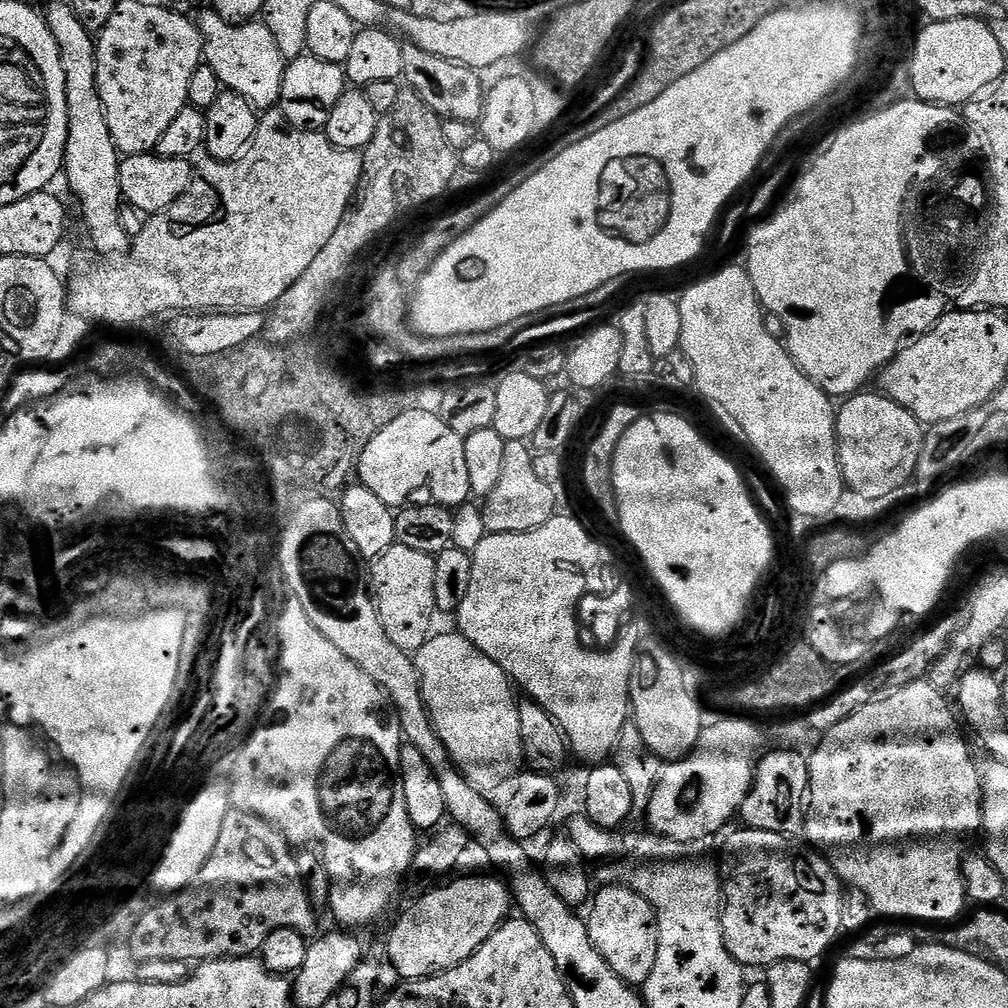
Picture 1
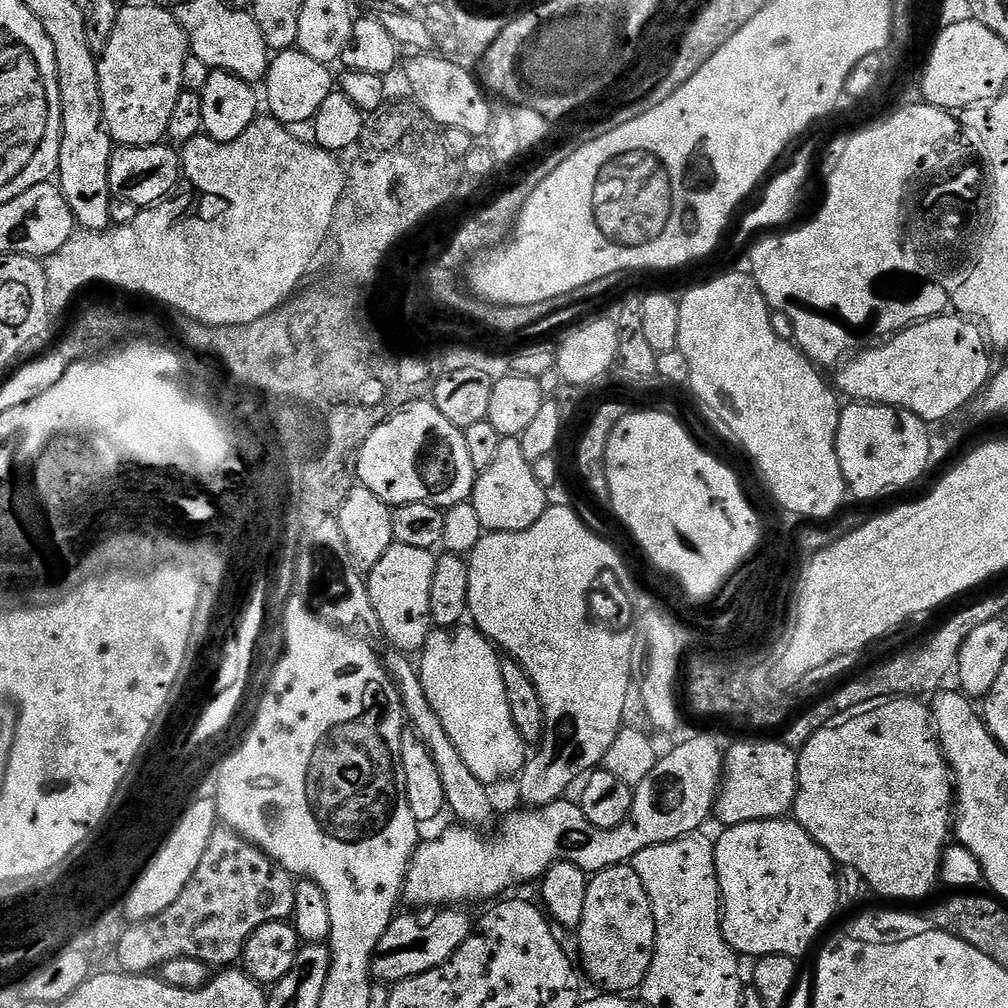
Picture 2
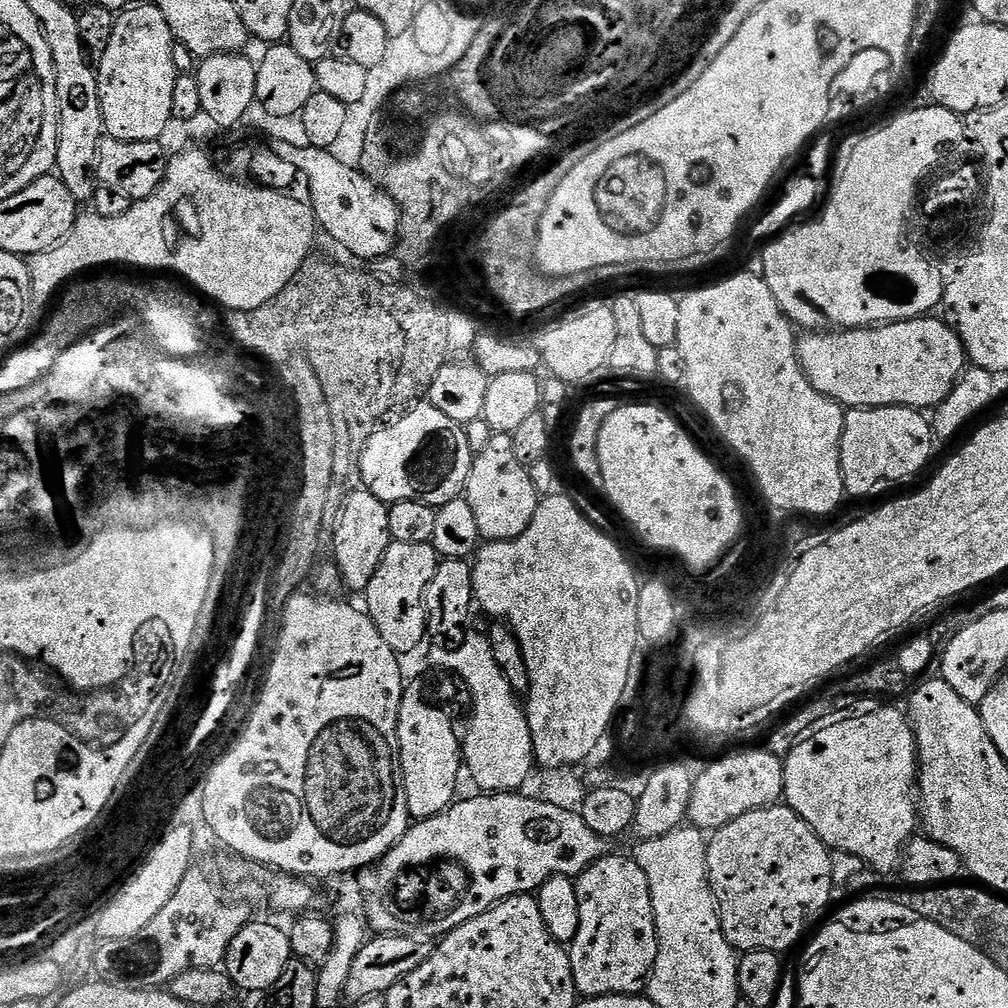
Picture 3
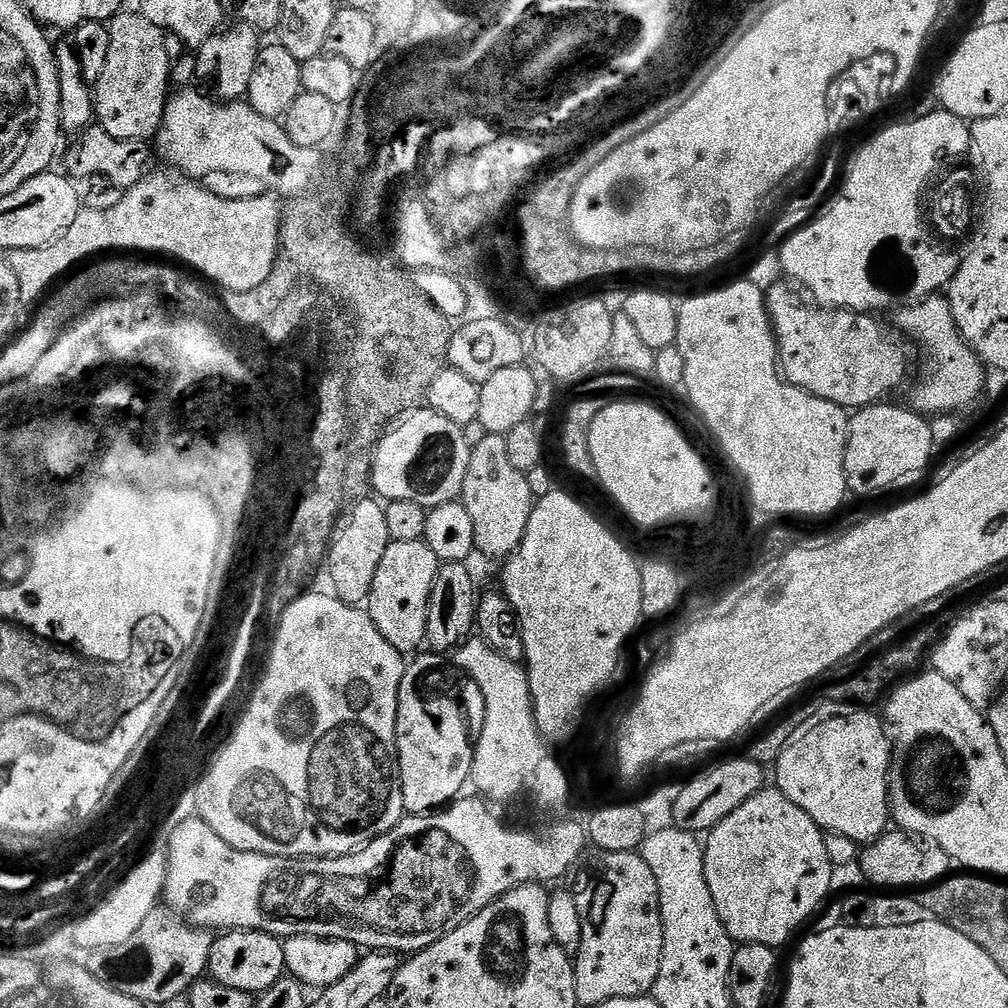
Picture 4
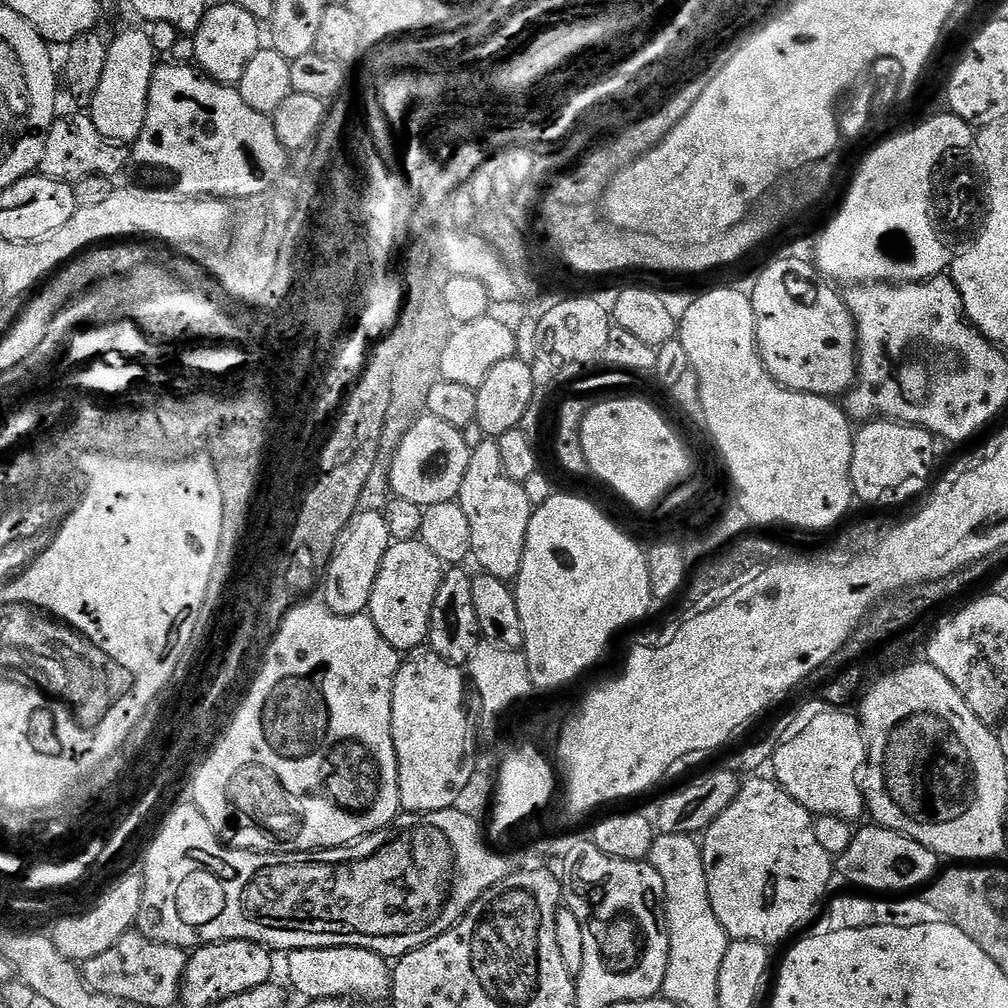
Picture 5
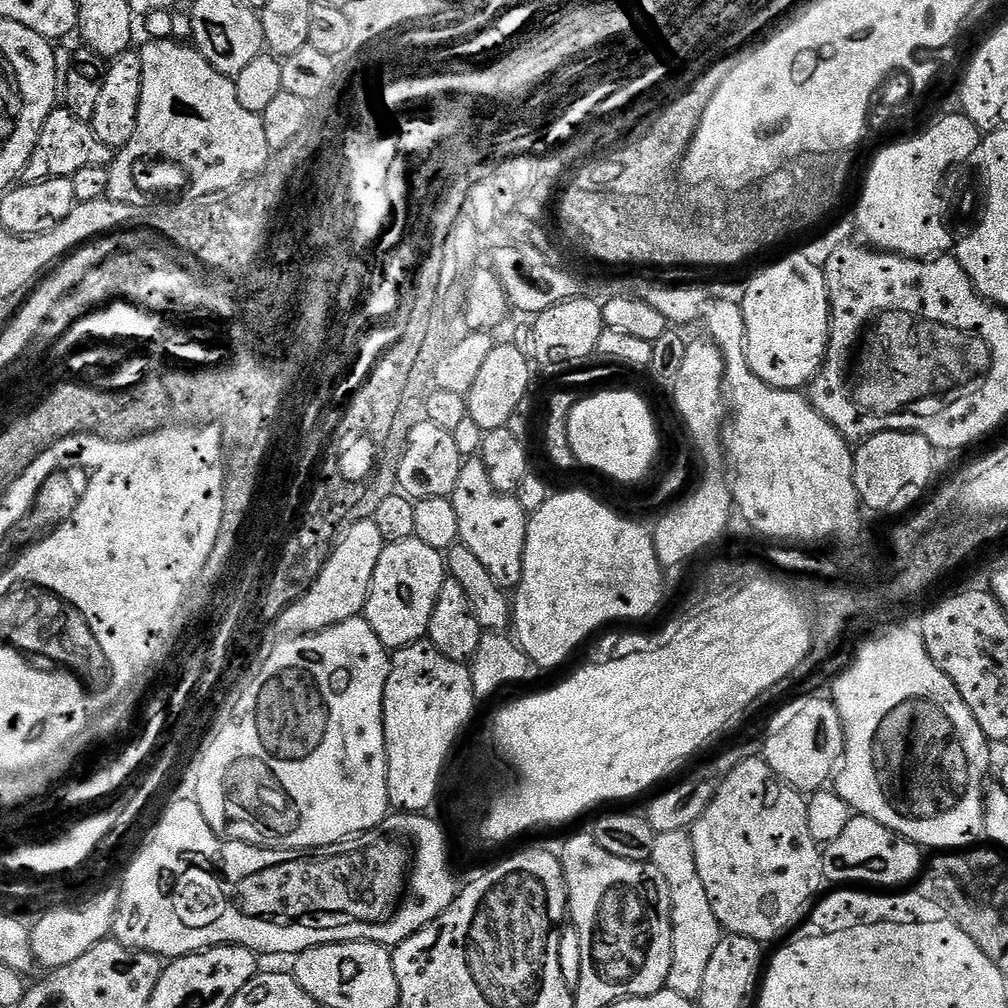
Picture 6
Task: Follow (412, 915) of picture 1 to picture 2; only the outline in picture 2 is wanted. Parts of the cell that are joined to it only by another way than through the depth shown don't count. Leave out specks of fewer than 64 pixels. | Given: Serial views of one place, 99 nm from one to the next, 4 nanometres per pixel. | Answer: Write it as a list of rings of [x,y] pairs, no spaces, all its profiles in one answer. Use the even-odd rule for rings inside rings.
[[[445,906],[431,914],[397,915],[378,942],[371,975],[380,982],[399,982],[442,966],[474,931],[474,920],[464,912],[467,911],[460,906]]]

